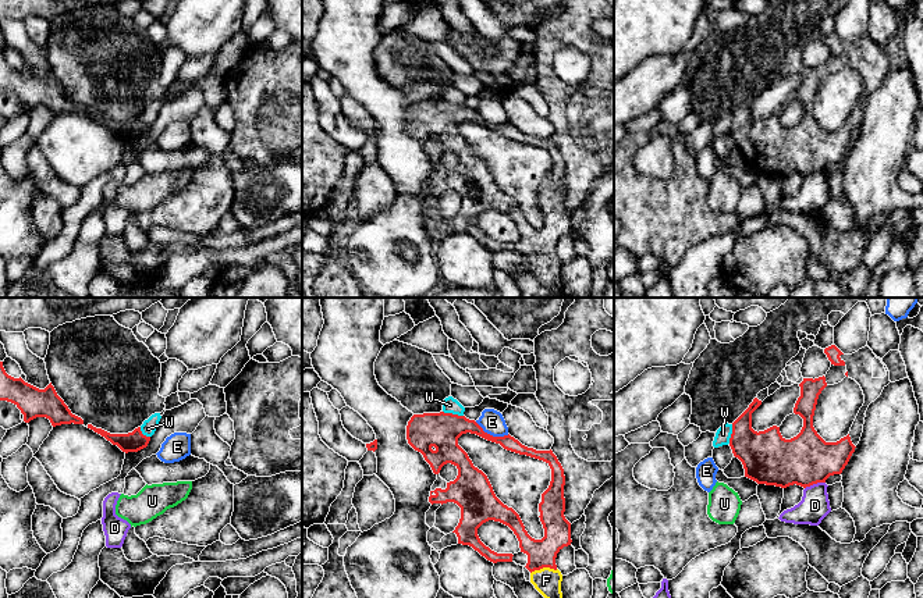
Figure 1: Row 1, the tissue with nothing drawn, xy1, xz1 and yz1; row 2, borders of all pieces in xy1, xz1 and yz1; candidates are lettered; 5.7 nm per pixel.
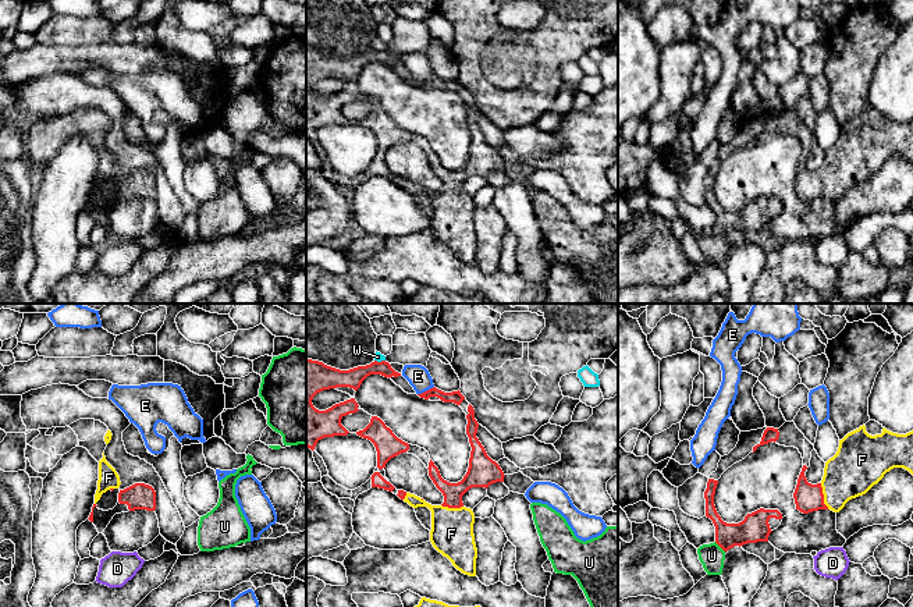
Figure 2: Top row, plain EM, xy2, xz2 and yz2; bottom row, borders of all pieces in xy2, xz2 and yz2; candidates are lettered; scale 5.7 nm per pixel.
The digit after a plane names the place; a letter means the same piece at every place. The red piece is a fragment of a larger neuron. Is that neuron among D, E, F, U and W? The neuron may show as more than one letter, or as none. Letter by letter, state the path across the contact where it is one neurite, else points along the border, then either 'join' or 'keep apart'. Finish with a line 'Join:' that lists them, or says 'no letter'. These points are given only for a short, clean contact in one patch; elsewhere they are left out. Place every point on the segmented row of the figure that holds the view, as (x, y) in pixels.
D: keep apart
E: along xz1 (475, 422), (493, 435), (508, 434) | keep apart
F: join
U: along yz2 (714, 542), (724, 552) | keep apart
W: along xz1 (443, 410), (462, 416) | keep apart
Join: F

